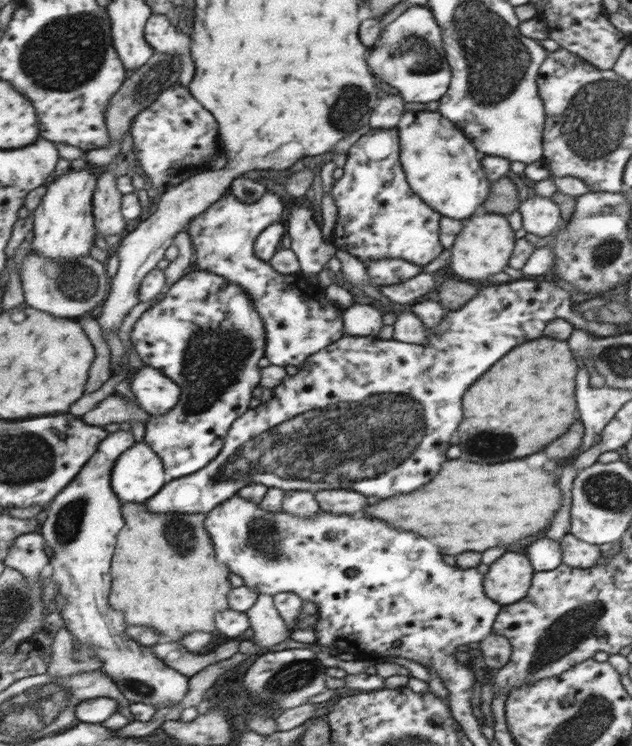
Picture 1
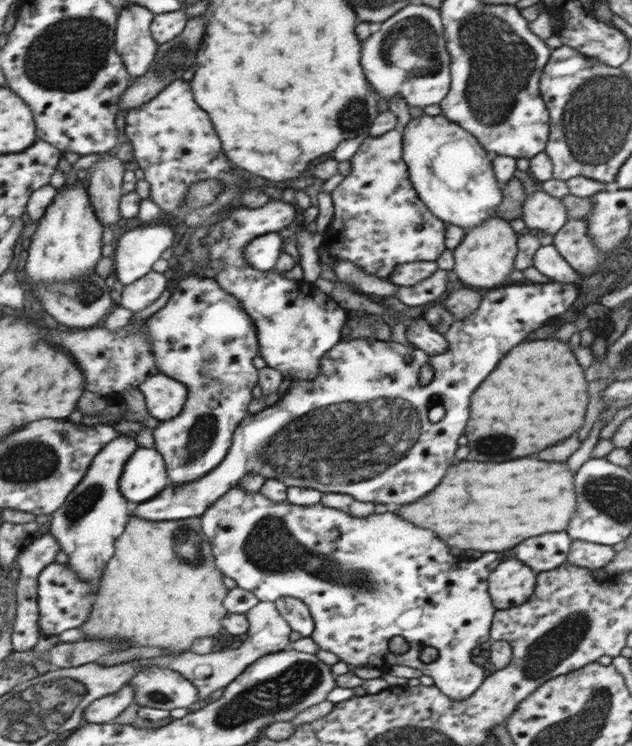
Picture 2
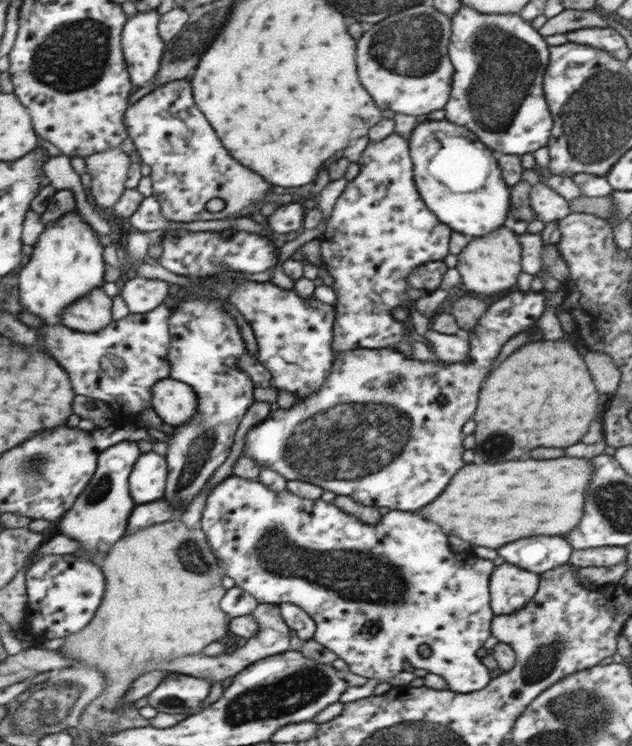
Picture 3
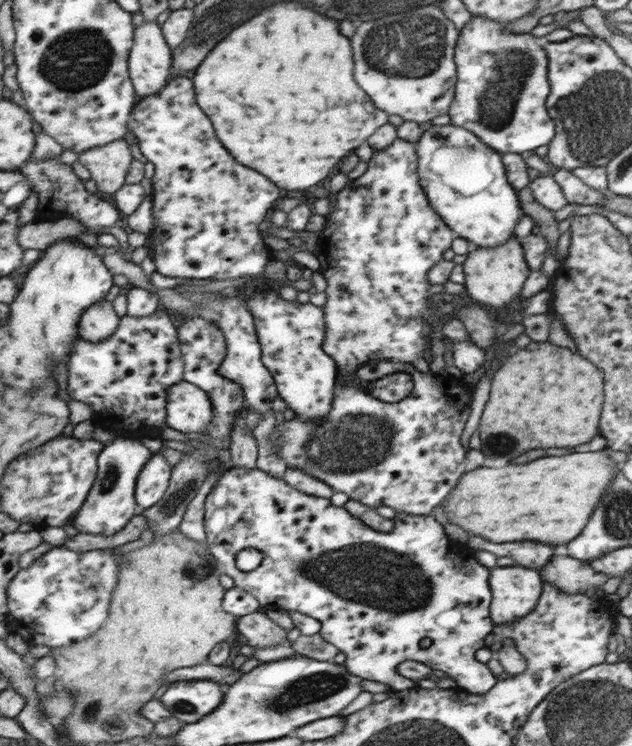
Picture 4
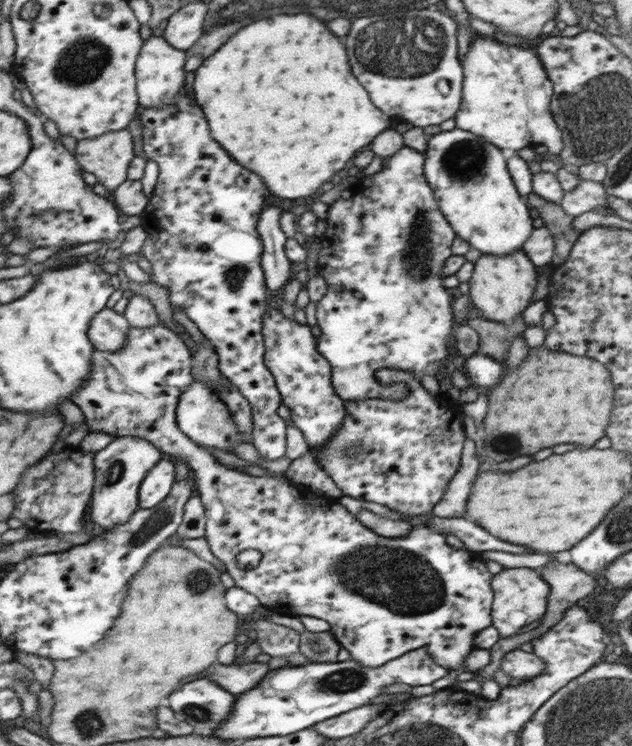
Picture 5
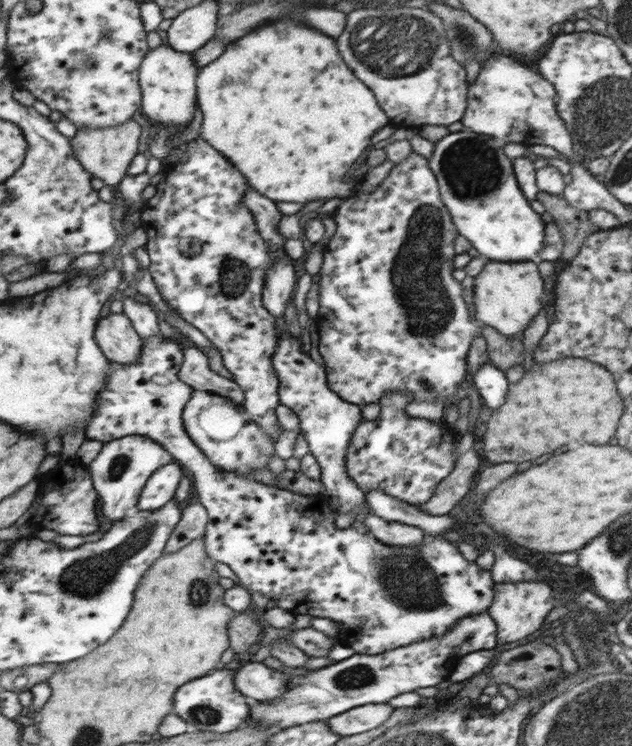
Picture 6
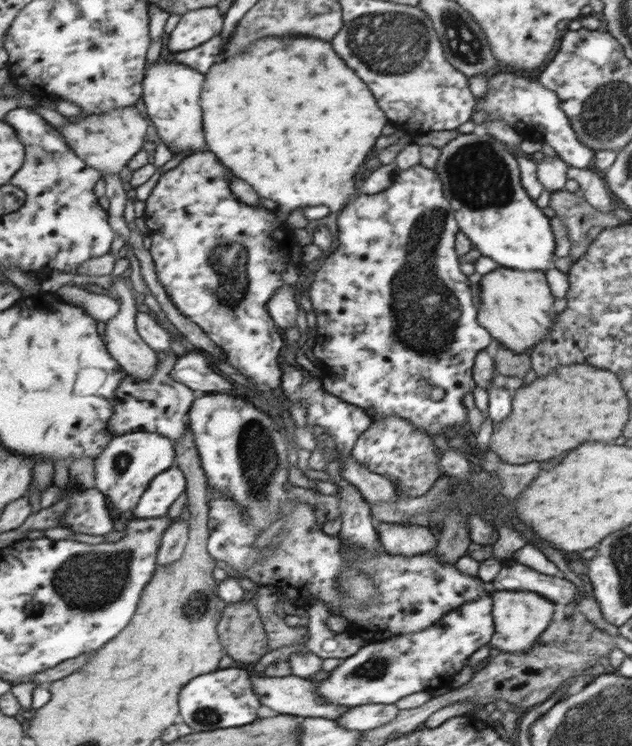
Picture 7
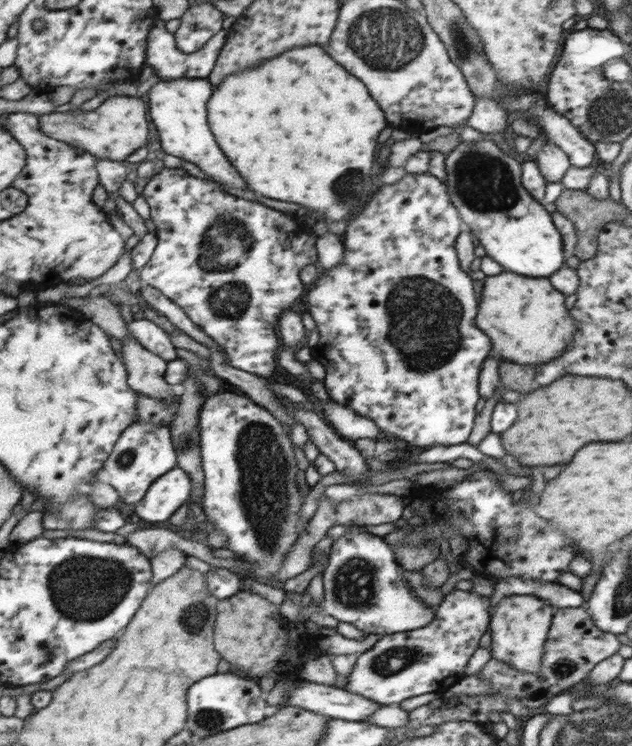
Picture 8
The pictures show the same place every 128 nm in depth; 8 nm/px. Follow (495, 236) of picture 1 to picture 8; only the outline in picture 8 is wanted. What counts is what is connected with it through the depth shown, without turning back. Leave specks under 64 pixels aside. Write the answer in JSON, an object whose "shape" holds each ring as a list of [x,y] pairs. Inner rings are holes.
{"shape":[[[504,271],[482,280],[481,302],[476,326],[491,340],[497,362],[545,364],[575,341],[573,319],[565,308],[565,295],[551,286],[548,278],[527,278]]]}

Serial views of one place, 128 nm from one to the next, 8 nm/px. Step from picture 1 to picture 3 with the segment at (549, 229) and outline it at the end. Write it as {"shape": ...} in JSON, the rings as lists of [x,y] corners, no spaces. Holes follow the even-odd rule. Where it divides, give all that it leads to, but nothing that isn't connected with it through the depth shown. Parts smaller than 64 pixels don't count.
{"shape":[[[536,183],[529,194],[537,220],[559,222],[559,219],[570,213],[568,200],[559,196],[549,185]]]}

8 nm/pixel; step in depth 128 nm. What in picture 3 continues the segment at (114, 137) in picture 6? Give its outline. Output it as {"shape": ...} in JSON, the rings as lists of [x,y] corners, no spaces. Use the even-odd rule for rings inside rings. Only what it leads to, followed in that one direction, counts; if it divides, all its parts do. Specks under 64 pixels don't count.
{"shape":[[[120,147],[95,153],[85,158],[86,172],[91,176],[91,193],[101,208],[116,208],[117,201],[127,190],[132,168],[129,154]]]}

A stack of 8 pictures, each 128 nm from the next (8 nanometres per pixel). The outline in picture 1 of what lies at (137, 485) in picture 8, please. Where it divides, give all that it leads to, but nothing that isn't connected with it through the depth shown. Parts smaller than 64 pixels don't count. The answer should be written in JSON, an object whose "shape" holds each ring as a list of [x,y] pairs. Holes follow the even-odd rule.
{"shape":[[[132,430],[110,433],[72,485],[57,494],[48,507],[46,520],[41,523],[41,532],[53,552],[51,577],[59,583],[57,603],[67,628],[79,643],[95,649],[95,657],[103,662],[101,671],[111,675],[128,701],[153,706],[175,704],[185,698],[188,677],[153,654],[151,647],[129,638],[125,616],[110,602],[113,556],[119,533],[125,526],[123,501],[113,490],[112,475],[121,454],[136,443]]]}

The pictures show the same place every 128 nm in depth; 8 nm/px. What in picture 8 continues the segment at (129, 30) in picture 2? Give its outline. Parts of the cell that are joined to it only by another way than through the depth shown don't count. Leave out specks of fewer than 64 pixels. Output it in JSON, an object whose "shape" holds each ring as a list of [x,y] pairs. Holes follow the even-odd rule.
{"shape":[[[185,78],[185,80],[159,80],[148,92],[149,114],[158,130],[161,148],[166,154],[195,164],[201,172],[217,183],[233,188],[243,188],[243,180],[235,168],[225,160],[207,125],[207,102],[212,96],[212,86],[207,78]]]}

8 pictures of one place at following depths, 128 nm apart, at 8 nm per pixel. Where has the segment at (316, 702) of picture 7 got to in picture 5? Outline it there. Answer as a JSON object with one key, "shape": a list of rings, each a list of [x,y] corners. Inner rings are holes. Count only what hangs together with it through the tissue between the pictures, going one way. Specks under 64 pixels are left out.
{"shape":[[[235,661],[229,665],[220,663],[209,666],[205,670],[206,674],[199,674],[196,677],[206,677],[217,682],[217,685],[224,687],[229,693],[234,695],[257,686],[257,680],[261,680],[268,669],[266,663],[238,663]]]}

